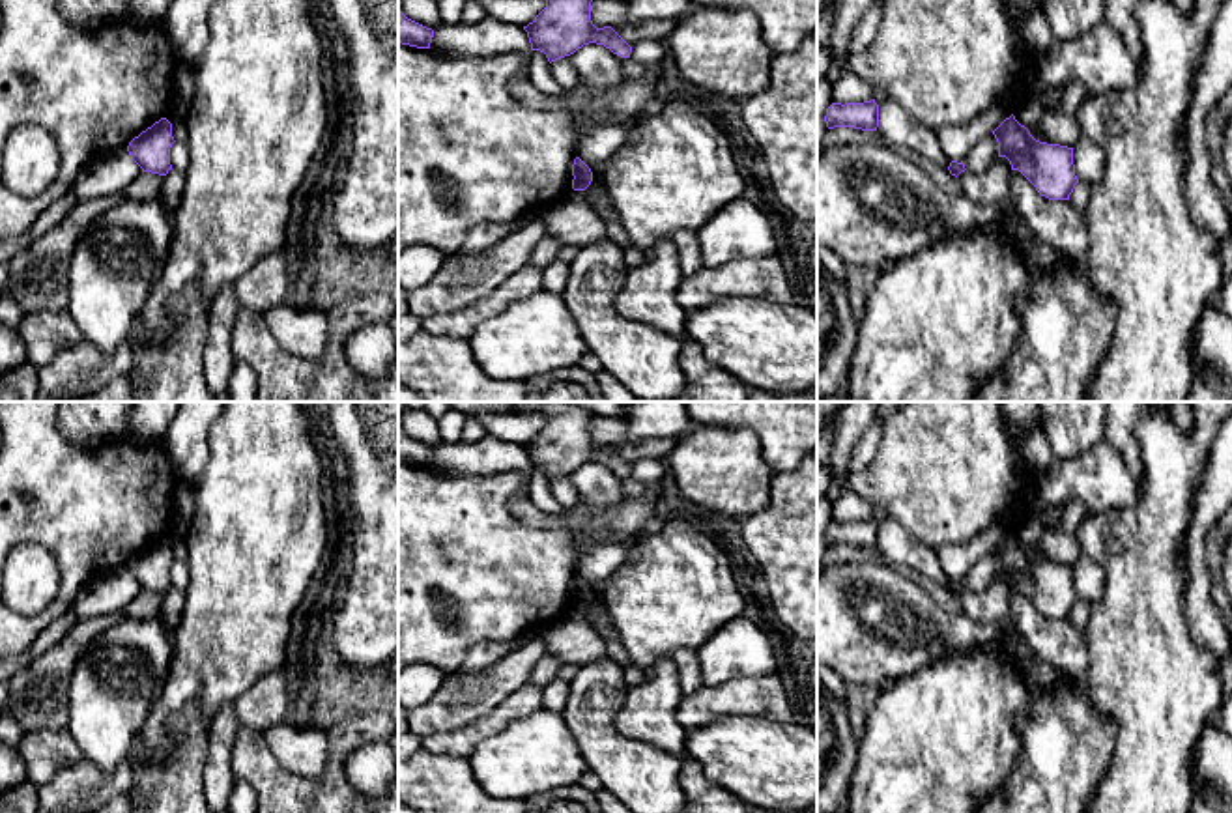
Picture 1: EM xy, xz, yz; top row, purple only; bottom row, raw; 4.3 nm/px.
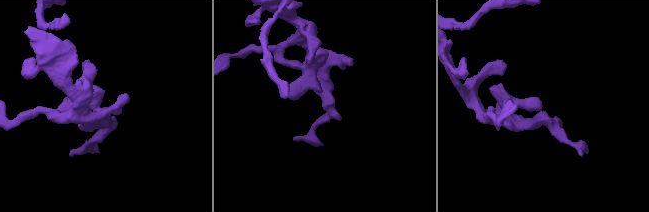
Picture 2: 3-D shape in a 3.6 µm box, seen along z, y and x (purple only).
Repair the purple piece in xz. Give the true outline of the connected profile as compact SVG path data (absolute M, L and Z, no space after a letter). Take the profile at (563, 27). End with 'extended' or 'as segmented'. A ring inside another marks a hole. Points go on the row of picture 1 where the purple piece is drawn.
M546 0L546 7L523 26L531 50L546 54L548 62L574 54L589 43L604 45L621 58L630 58L632 47L611 28L596 28L591 21L593 0Z | as segmented

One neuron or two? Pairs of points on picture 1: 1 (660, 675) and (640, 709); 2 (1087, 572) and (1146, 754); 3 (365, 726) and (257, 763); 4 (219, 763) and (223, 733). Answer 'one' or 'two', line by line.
1: one
2: two
3: one
4: one

